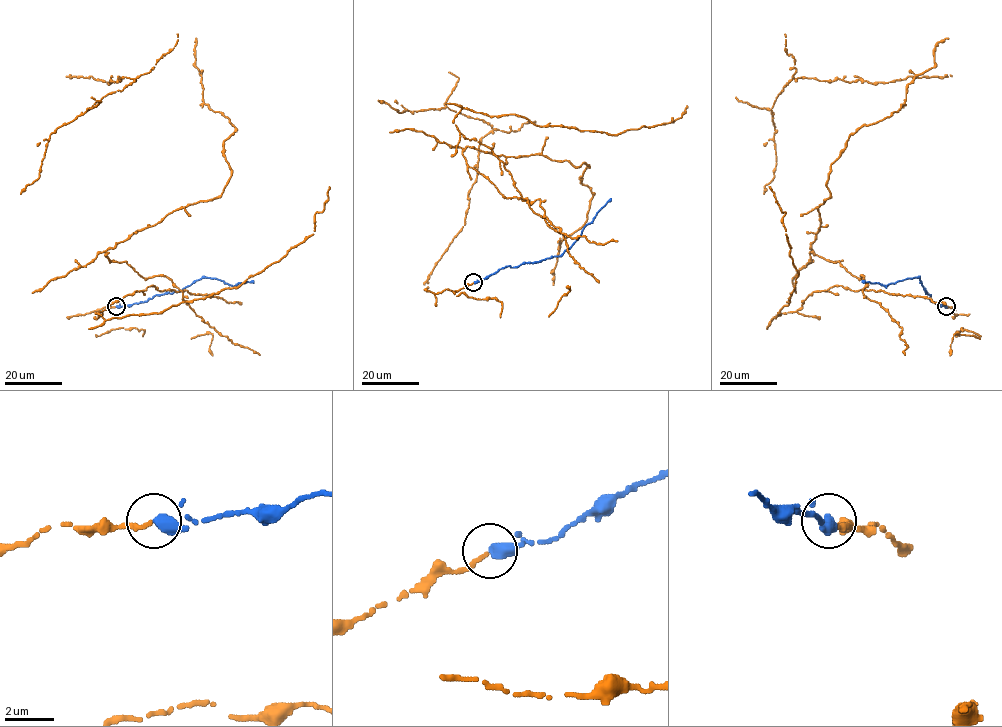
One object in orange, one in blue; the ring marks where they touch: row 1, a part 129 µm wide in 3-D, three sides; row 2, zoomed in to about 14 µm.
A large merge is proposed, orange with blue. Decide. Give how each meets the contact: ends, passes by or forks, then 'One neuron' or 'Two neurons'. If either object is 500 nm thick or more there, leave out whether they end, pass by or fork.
At the ring orange ends. At the ring blue ends. One neuron

